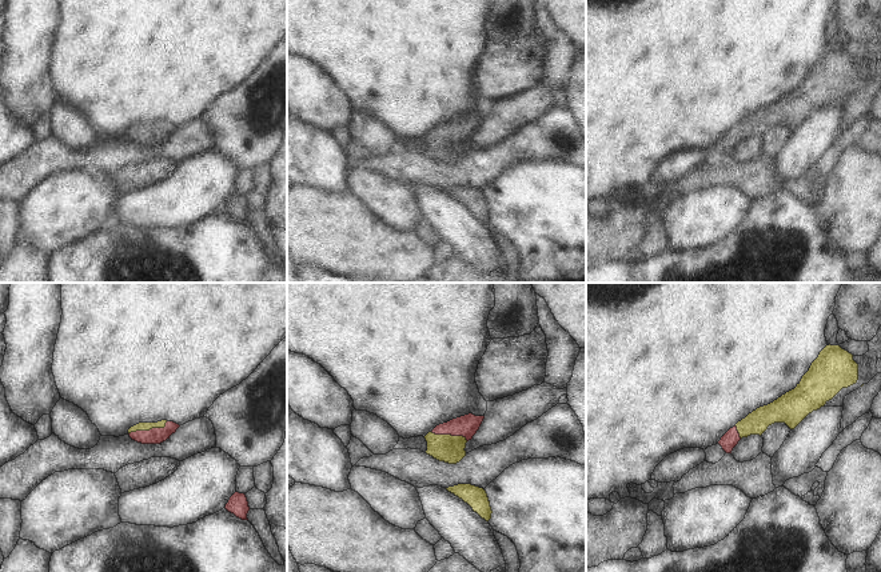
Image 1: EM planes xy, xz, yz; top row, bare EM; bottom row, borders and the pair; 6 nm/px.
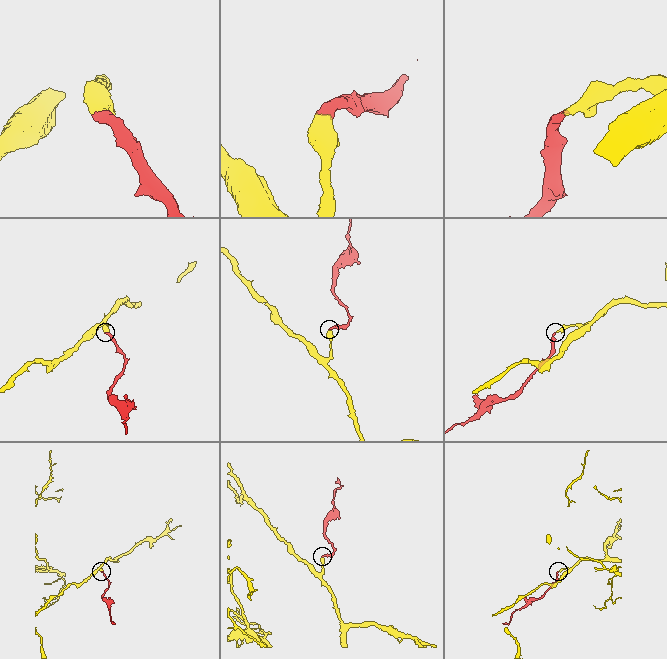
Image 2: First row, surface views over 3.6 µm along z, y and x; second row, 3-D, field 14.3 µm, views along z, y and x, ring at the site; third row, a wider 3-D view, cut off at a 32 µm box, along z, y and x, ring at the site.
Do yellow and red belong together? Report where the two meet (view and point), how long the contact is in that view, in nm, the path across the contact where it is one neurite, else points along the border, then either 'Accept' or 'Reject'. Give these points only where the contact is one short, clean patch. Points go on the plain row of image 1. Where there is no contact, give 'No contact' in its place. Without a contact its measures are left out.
Touches yellow at xy (148, 131). Shared border 260 nm. Path across: xy (160, 126), (156, 130), (148, 131), (156, 136). Accept.

